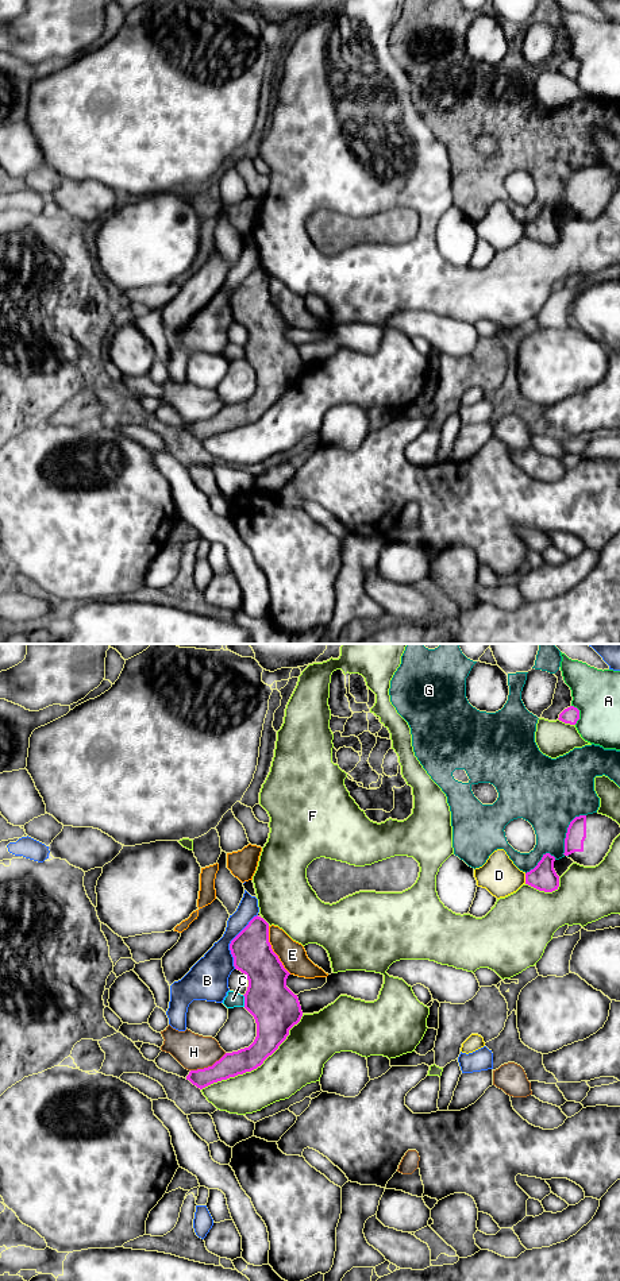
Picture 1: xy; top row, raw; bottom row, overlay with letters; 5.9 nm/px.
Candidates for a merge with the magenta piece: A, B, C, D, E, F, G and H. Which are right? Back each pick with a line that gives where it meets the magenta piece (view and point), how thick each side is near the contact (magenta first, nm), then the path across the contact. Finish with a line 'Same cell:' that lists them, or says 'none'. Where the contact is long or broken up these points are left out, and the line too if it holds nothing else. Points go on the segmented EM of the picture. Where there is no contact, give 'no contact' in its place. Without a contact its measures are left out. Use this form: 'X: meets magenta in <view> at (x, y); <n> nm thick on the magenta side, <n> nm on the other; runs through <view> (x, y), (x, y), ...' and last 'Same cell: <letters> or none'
E: meets magenta in xy at (272, 950); 240 nm thick on the magenta side, 160 nm on the other
Same cell: E

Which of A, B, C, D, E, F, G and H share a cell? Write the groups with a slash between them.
A / B / C / D / E / F / G / H

